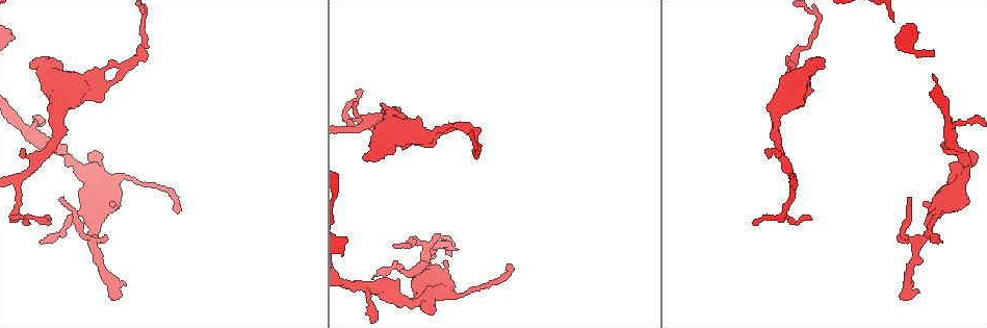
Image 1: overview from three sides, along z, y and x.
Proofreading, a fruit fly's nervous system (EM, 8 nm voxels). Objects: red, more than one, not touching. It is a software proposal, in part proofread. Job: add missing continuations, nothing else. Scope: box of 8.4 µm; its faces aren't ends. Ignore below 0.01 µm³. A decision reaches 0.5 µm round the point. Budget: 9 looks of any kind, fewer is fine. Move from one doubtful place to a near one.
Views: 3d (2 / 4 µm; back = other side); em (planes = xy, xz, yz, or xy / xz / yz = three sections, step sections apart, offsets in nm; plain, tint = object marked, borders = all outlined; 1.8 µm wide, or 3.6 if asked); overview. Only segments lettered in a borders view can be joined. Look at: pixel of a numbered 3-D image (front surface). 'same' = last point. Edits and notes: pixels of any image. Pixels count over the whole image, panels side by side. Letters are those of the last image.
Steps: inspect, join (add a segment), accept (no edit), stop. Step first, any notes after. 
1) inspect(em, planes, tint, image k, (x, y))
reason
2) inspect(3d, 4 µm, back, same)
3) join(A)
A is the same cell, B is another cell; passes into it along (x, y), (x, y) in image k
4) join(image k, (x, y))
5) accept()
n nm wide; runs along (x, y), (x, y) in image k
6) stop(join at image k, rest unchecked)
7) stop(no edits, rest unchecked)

inspect(3d, 2 µm, back, image 1, (916, 292))
an open end

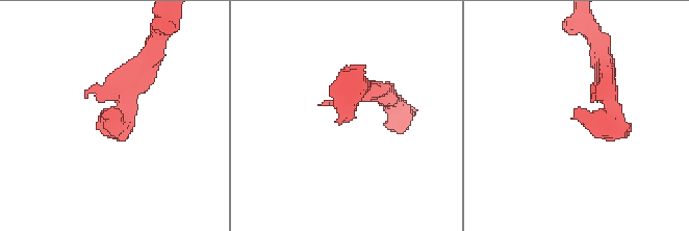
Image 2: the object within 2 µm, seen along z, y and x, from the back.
inspect(em, xz, step 4, borders, image 2, (585, 124))
now the EM

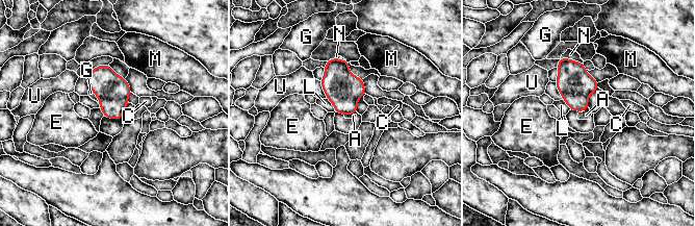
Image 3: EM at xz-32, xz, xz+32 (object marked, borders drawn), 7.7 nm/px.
join(N)
N touches over 180 nm; N is the same cell, A, C, E, G, L, M and U are other cells; passes into it along (573, 82), (571, 59), (570, 54) in image 3; it goes on there

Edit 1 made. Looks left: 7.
inspect(overview)

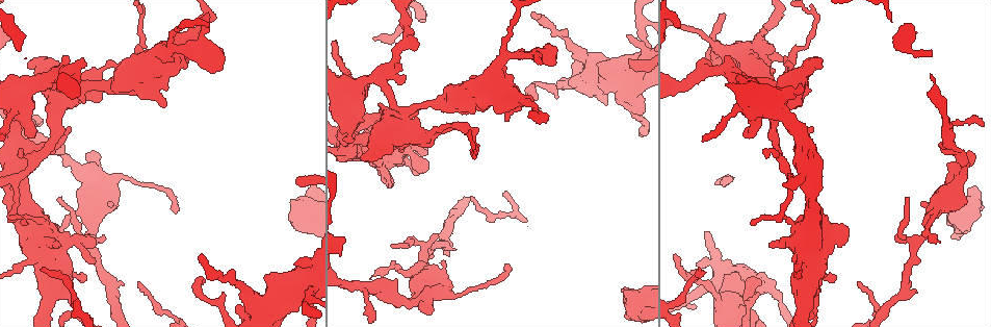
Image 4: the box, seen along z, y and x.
inspect(em, planes, borders, image 4, (371, 276))
an open end

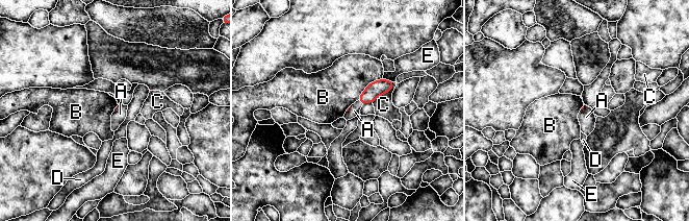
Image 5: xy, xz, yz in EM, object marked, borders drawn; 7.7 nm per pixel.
join(A)
B touches over 260 nm; A is the same cell, B, C, D and E are other cells; passes into it along (374, 90), (360, 101), (354, 111) in image 5; it goes on there

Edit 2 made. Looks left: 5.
inspect(overview)
redraw

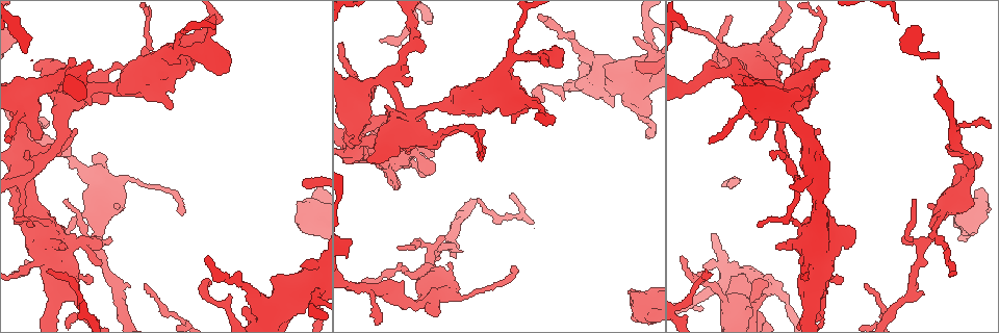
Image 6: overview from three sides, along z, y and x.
inspect(em, planes, borders, image 6, (982, 157))
an open end

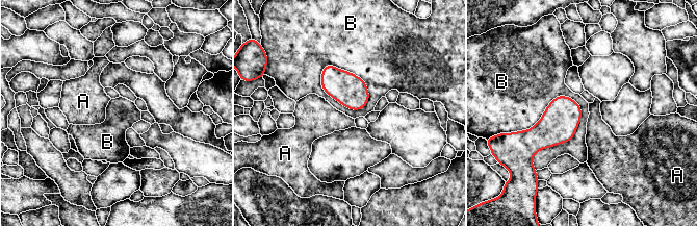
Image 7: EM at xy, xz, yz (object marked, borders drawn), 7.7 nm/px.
accept()
A and B are other cells; border along (572, 98), (575, 133), (531, 160) in image 7; no lettered segment goes on from it

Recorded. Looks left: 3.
stop(join at image 3, join at image 5, rest unchecked)

